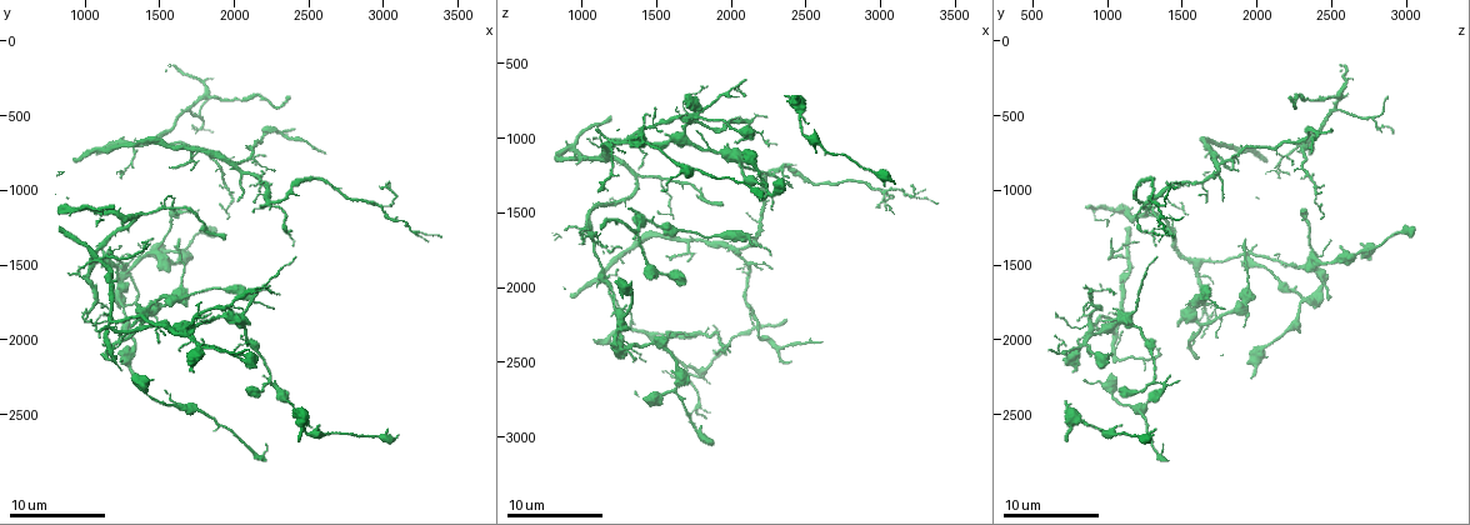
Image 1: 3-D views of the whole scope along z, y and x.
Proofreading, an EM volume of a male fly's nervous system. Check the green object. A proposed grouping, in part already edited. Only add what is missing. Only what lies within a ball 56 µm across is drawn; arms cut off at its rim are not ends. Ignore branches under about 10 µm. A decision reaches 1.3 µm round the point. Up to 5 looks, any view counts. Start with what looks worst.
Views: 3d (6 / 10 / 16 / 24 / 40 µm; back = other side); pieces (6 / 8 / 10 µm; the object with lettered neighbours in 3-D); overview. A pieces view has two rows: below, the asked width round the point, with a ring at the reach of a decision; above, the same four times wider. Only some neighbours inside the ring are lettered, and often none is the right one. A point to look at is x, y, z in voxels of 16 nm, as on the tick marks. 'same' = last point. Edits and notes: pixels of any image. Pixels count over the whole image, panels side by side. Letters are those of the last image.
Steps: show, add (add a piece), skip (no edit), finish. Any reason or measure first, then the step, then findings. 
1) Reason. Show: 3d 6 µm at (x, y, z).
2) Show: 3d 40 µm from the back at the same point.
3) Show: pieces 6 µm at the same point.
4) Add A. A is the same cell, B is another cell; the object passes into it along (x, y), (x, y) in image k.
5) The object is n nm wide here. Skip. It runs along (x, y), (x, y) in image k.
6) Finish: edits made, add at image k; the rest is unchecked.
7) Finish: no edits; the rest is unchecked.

Branch stops here. Show: pieces 8 µm at (1920, 1320, 1420).

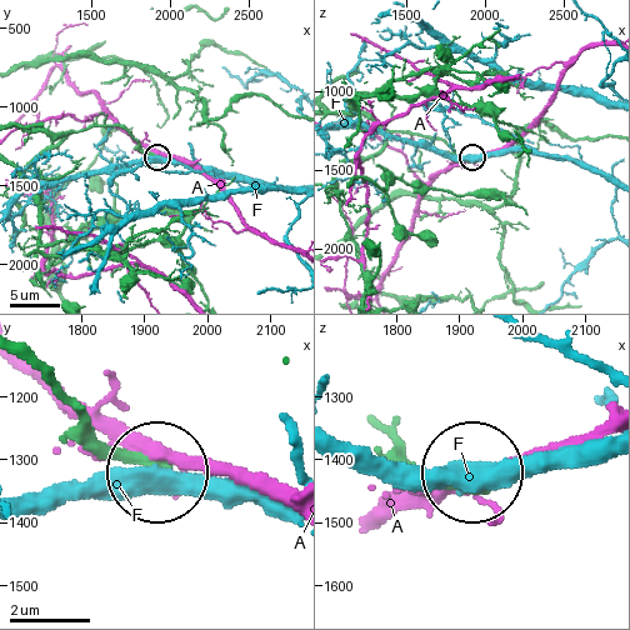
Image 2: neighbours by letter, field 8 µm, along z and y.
Skip. A and F are other cells; it runs along (26, 360), (106, 440), (154, 468) in image 2; no lettered piece goes on from it.

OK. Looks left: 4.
Thin end. Show: 3d 6 µm at (1560, 860, 1780).

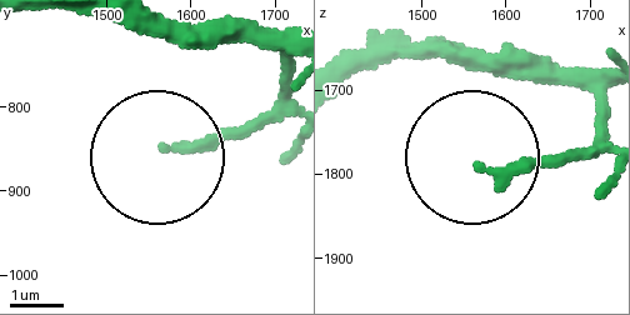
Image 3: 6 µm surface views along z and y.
Show: pieces 10 µm at (1575, 855, 1795).

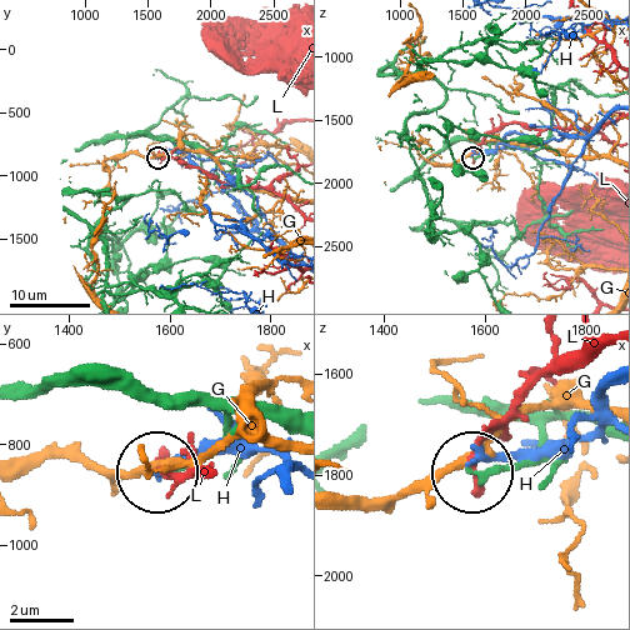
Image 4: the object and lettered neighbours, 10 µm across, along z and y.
Skip. G, H and L are other cells; none of them fits.

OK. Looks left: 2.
Show: pieces 8 µm at (2040, 1040, 1780).

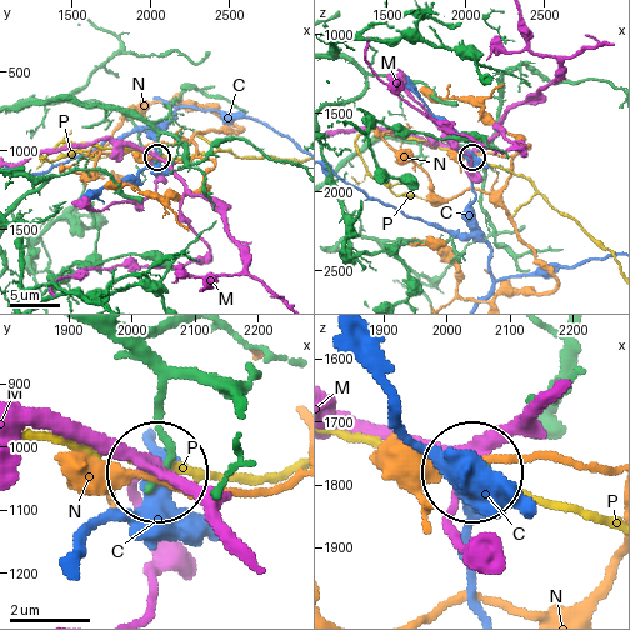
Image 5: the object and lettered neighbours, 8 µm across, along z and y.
Skip. C, M, N and P are other cells; none of them fits.

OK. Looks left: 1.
Finish: no edits; the rest is unchecked.

